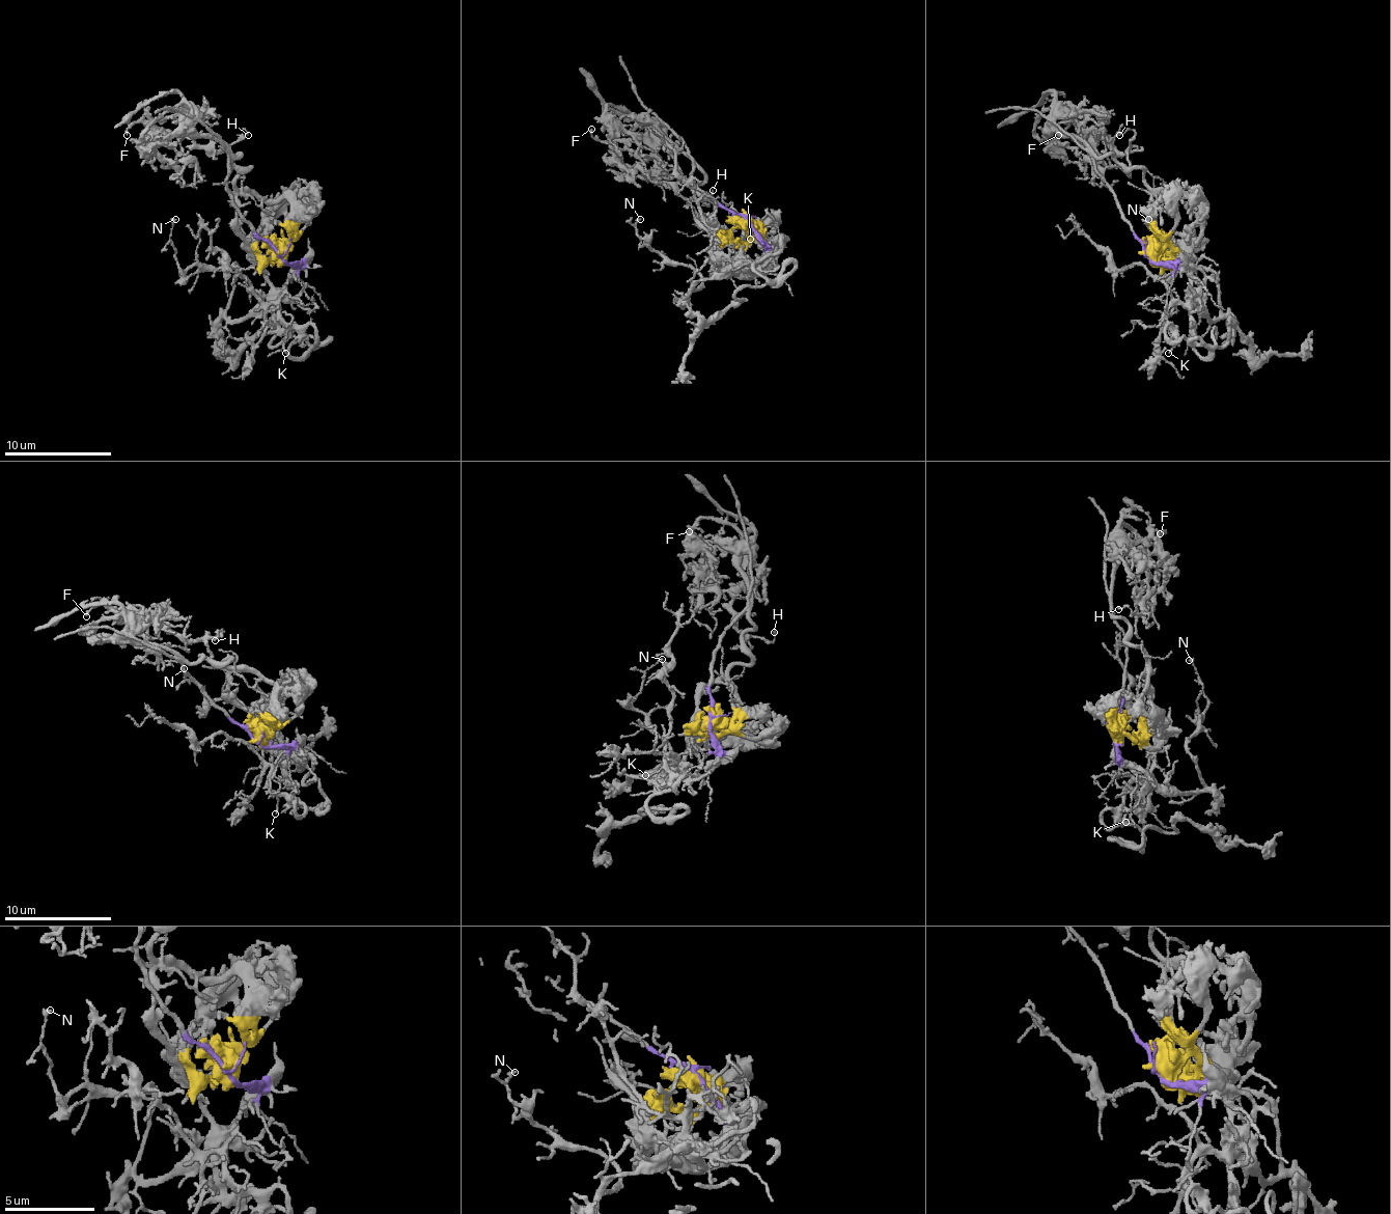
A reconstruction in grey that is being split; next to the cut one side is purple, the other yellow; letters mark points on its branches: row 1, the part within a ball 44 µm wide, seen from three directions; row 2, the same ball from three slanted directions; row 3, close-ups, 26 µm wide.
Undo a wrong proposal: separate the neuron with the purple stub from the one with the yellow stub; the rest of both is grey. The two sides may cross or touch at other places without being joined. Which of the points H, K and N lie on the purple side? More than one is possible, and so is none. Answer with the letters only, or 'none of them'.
K, N

